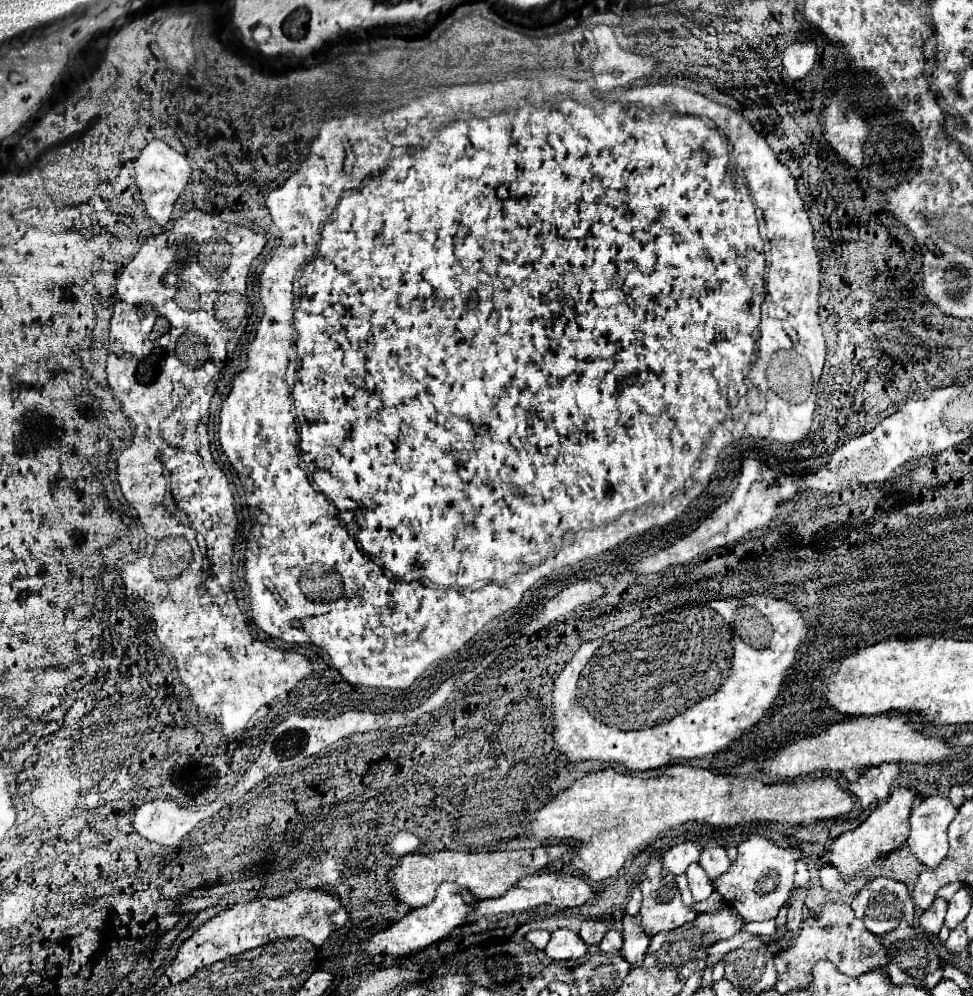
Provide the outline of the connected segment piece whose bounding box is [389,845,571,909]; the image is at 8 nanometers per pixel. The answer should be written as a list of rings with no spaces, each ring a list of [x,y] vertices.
[[[549,845],[537,849],[517,849],[517,851],[437,851],[431,855],[405,855],[397,867],[391,869],[389,881],[397,897],[409,907],[423,907],[433,901],[437,887],[445,881],[459,883],[461,887],[469,887],[477,899],[489,897],[505,897],[509,887],[517,885],[523,877],[535,875],[547,867],[547,863],[563,857],[571,847],[567,845]]]

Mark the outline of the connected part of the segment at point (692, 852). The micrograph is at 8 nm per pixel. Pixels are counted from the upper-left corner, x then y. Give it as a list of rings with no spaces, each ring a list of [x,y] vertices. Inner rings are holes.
[[[685,841],[685,843],[679,843],[675,847],[671,847],[663,857],[661,857],[661,863],[663,863],[663,869],[661,869],[661,877],[667,877],[671,875],[673,879],[683,875],[687,865],[693,863],[695,859],[699,859],[699,853],[701,849],[693,843],[693,841]]]

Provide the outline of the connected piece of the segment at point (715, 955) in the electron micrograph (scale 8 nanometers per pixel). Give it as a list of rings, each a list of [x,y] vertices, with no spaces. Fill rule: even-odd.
[[[729,939],[729,941],[715,943],[715,945],[709,949],[709,959],[707,959],[707,963],[717,963],[717,961],[727,953],[727,951],[731,951],[731,947],[733,947],[731,939]]]

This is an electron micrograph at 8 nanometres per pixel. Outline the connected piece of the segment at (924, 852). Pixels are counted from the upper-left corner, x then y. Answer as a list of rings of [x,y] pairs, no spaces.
[[[925,797],[913,807],[907,845],[927,869],[937,869],[945,859],[947,827],[955,815],[957,809],[947,797]]]

